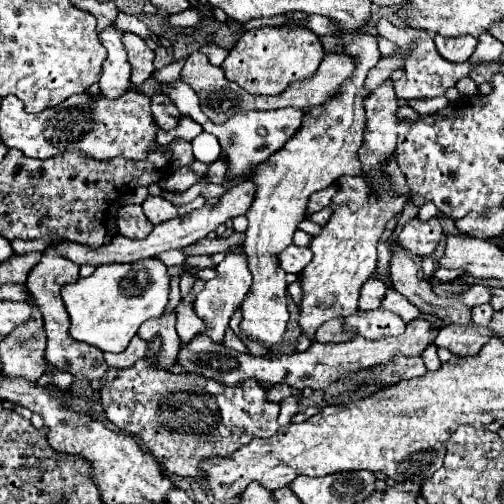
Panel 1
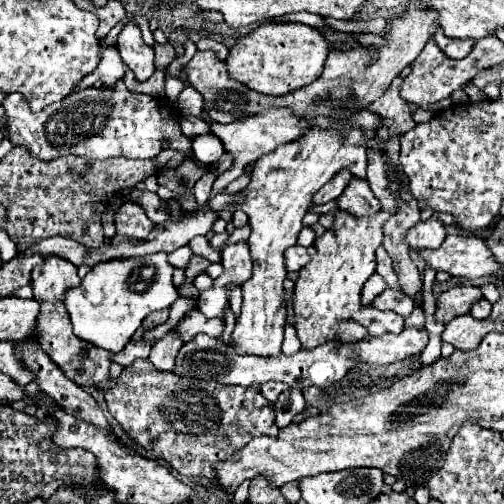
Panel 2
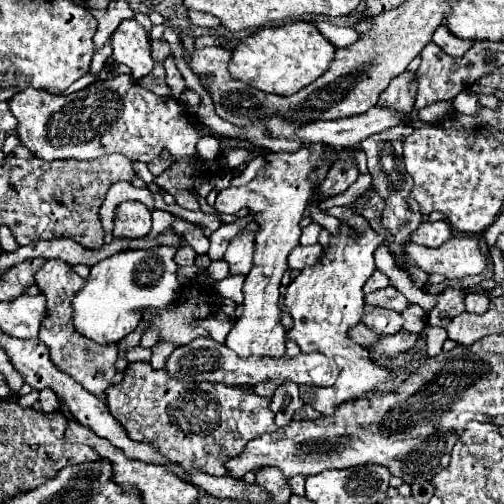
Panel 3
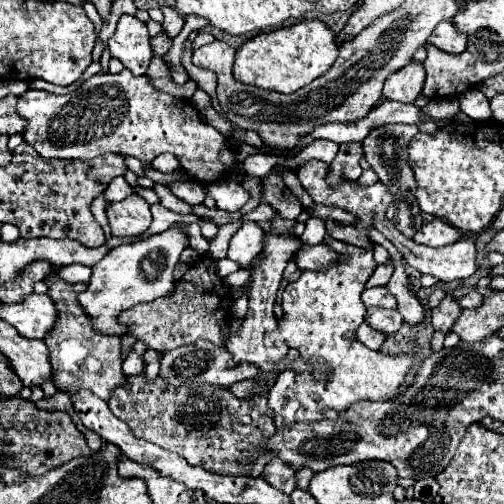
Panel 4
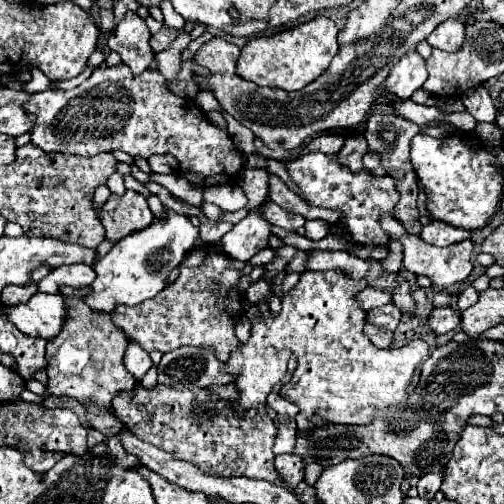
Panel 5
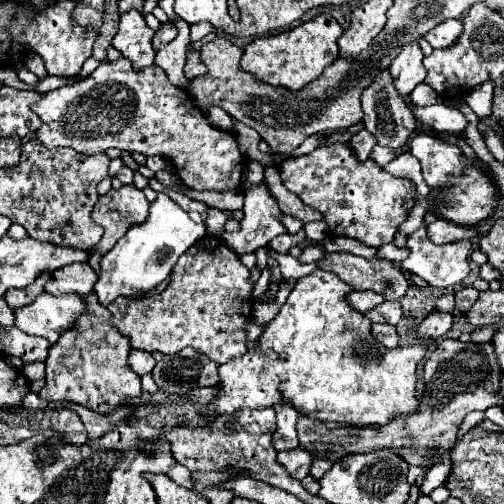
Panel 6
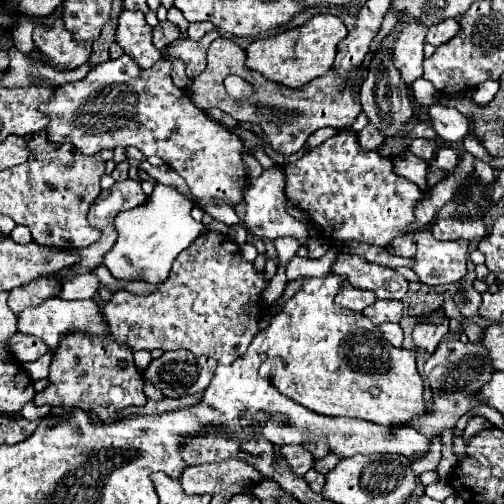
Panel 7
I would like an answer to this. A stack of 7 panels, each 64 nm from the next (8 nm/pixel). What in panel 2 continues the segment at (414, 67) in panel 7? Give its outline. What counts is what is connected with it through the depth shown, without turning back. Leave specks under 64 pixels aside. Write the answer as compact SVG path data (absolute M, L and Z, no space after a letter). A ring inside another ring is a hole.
M394 78L392 84L388 86L388 90L378 100L368 104L368 108L366 108L382 120L382 126L376 130L376 136L374 136L380 142L386 142L392 136L410 130L416 124L412 120L408 104L400 96L400 80L402 78Z

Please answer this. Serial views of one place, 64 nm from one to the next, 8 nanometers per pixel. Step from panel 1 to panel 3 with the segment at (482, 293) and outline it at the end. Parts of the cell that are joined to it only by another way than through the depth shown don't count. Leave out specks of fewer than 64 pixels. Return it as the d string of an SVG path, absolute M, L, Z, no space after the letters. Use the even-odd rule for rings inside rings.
M446 288L442 294L438 294L438 302L436 302L436 306L430 310L430 314L428 314L428 318L430 318L428 324L446 328L448 322L450 322L454 316L458 316L458 314L462 314L462 312L466 310L466 306L464 306L464 296L466 296L466 290L464 290L464 288L458 288L458 290Z

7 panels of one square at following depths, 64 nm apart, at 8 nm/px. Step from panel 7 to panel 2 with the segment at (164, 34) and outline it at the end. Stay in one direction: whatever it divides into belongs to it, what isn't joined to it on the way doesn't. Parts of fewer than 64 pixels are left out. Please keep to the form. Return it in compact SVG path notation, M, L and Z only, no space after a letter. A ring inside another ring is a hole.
M156 44L154 52L156 52L156 68L160 68L160 70L164 70L176 58L172 44Z

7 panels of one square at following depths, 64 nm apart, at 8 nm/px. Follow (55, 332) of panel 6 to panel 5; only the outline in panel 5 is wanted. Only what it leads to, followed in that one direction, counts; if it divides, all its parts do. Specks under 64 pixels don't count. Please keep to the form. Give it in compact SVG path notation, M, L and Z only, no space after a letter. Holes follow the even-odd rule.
M36 292L28 302L6 306L6 318L26 336L54 338L64 322L64 298L60 294Z

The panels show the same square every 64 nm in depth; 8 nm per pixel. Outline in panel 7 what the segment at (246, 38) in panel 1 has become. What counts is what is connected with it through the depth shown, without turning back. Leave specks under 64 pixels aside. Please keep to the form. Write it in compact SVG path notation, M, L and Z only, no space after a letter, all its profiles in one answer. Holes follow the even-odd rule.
M316 14L306 24L280 32L270 38L258 38L246 48L246 66L260 72L264 78L284 84L288 88L302 88L310 80L328 72L334 64L336 44L348 34L348 28L338 16Z

